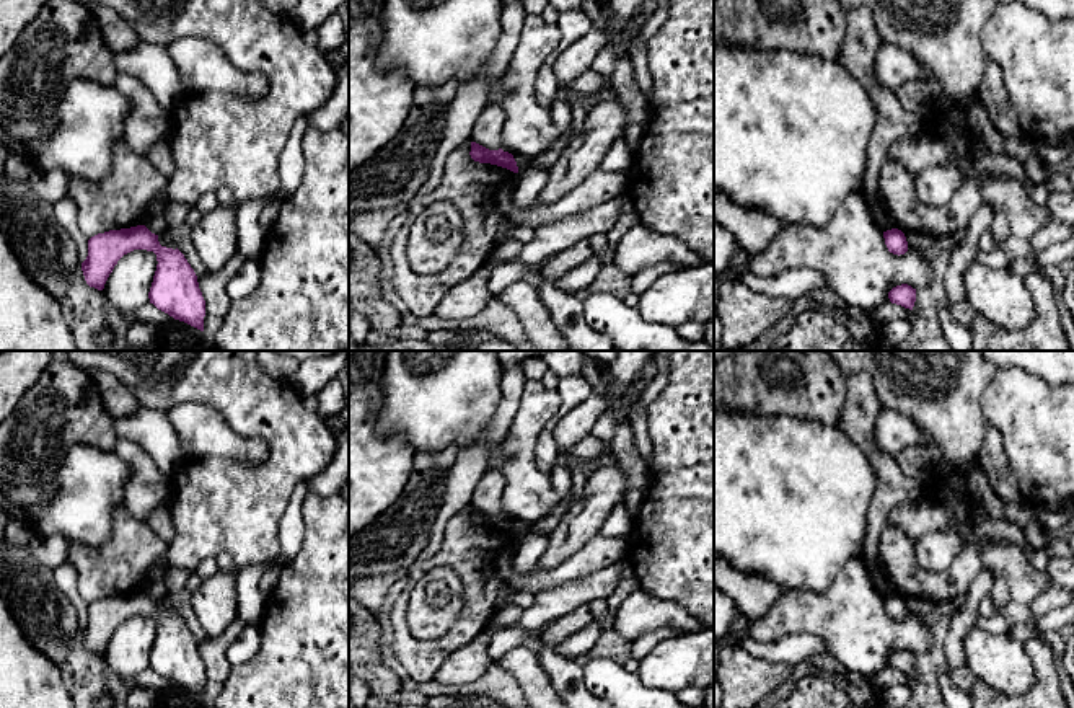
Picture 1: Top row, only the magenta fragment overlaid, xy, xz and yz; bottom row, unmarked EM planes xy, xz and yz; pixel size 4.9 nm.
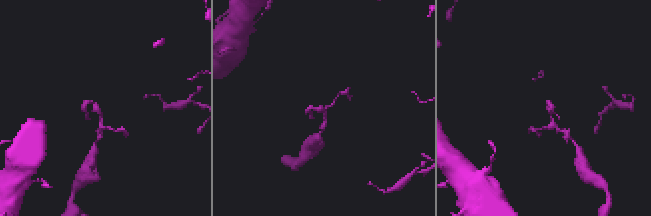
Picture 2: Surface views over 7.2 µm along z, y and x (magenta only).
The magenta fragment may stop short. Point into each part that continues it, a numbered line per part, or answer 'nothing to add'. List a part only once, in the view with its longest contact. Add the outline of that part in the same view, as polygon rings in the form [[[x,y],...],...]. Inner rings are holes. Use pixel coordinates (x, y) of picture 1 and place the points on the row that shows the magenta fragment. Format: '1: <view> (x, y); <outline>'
nothing to add

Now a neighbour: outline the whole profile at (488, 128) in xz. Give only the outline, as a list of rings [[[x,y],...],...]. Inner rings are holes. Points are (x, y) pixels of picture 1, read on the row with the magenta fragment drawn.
[[[489,103],[474,124],[471,142],[476,142],[489,150],[502,148],[500,134],[504,122],[505,113],[502,106]]]

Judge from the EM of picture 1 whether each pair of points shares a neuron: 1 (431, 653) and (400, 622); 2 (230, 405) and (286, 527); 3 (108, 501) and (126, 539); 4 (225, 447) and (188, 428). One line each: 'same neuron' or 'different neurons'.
1: same neuron
2: different neurons
3: different neurons
4: same neuron

